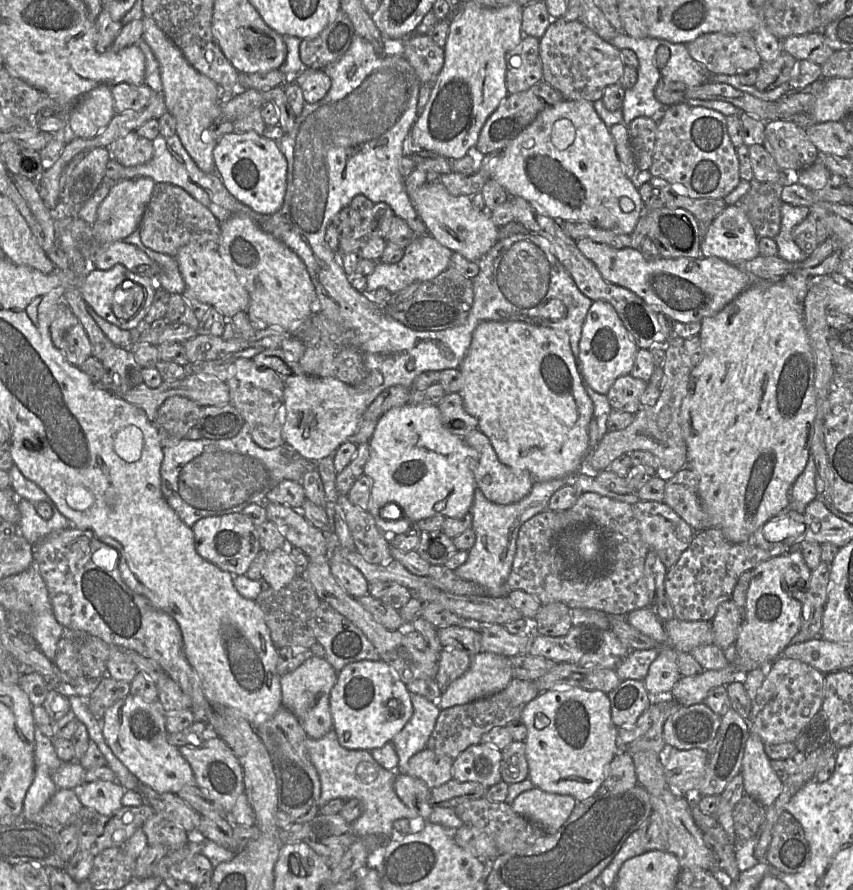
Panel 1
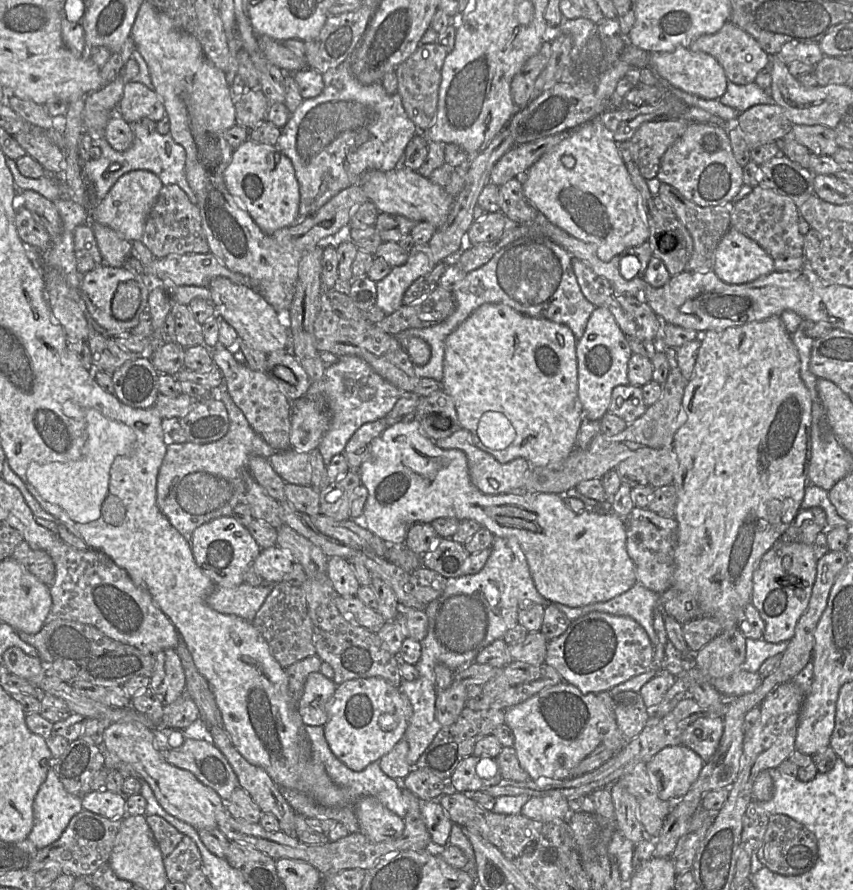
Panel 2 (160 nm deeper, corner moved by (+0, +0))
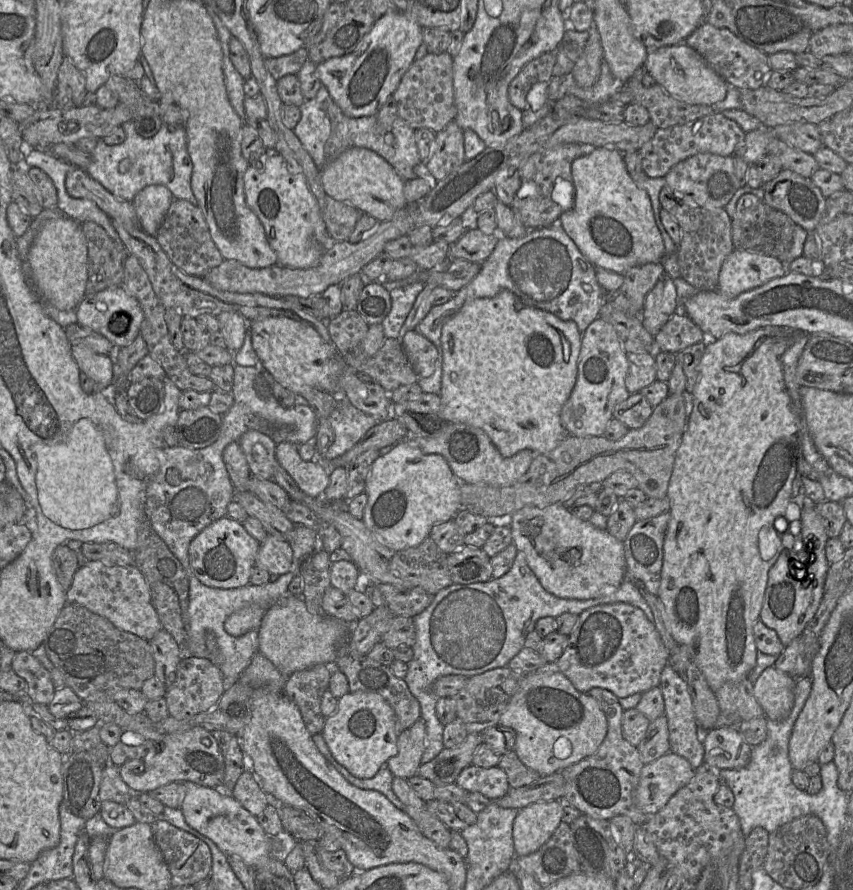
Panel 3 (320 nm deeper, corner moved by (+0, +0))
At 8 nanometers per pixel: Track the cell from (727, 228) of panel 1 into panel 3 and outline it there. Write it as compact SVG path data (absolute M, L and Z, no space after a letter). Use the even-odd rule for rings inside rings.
M735 249L723 262L718 291L729 298L760 287L789 272L775 257L743 249Z

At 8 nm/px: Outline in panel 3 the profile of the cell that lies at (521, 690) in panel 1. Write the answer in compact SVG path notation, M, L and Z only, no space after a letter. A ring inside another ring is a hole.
M470 733L461 744L453 748L443 748L431 761L421 764L416 775L428 779L435 786L455 783L460 772L472 764L473 755L482 742L482 733Z

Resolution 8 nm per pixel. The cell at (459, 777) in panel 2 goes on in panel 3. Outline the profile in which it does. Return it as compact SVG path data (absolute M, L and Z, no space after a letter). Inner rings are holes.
M469 765L457 776L455 784L467 793L479 792L490 801L504 797L510 790L506 773L499 767Z

